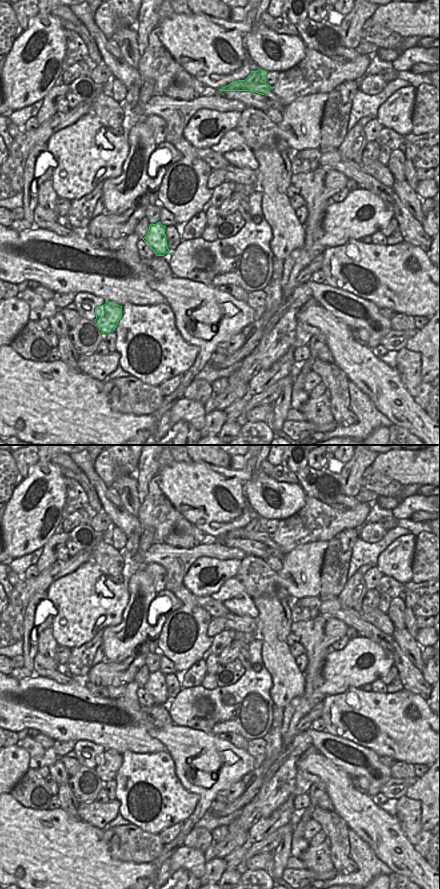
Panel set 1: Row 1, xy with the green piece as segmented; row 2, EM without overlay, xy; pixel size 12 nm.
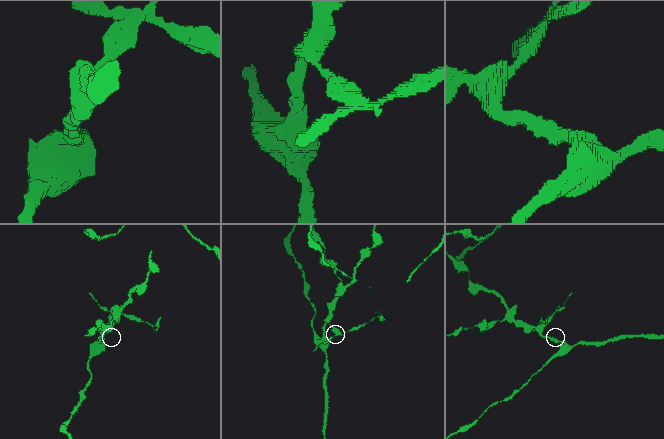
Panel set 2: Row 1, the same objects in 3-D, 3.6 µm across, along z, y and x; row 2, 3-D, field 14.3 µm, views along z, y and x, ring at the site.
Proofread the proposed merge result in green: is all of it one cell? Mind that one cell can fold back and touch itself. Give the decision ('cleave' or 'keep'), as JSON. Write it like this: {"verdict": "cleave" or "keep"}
{"verdict": "cleave"}

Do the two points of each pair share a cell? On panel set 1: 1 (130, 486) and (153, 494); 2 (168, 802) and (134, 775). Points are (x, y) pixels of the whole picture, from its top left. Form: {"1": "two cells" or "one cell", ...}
{"1": "two cells", "2": "one cell"}

